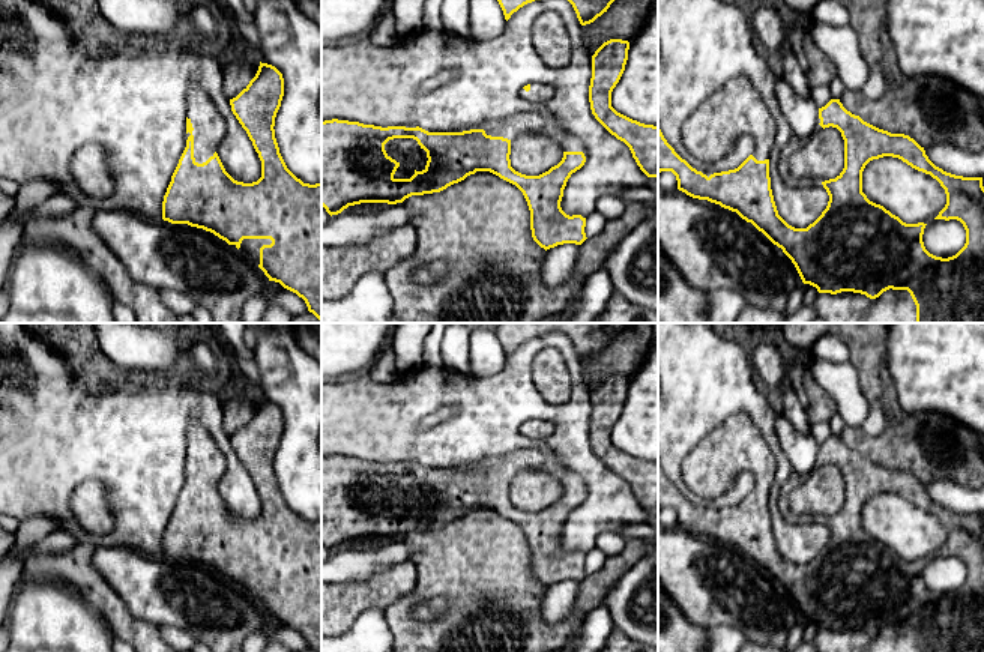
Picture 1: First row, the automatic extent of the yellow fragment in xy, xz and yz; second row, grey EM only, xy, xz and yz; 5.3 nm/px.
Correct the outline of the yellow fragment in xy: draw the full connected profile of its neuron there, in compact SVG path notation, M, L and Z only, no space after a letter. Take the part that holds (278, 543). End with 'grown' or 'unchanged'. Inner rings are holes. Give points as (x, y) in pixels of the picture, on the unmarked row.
M260 398L255 413L230 436L233 451L261 497L261 514L243 520L225 508L216 490L225 472L222 452L198 421L189 422L186 484L164 532L162 556L213 569L257 601L269 617L302 634L309 649L321 652L321 520L303 520L287 505L279 490L273 463L282 433L282 410Z | grown

